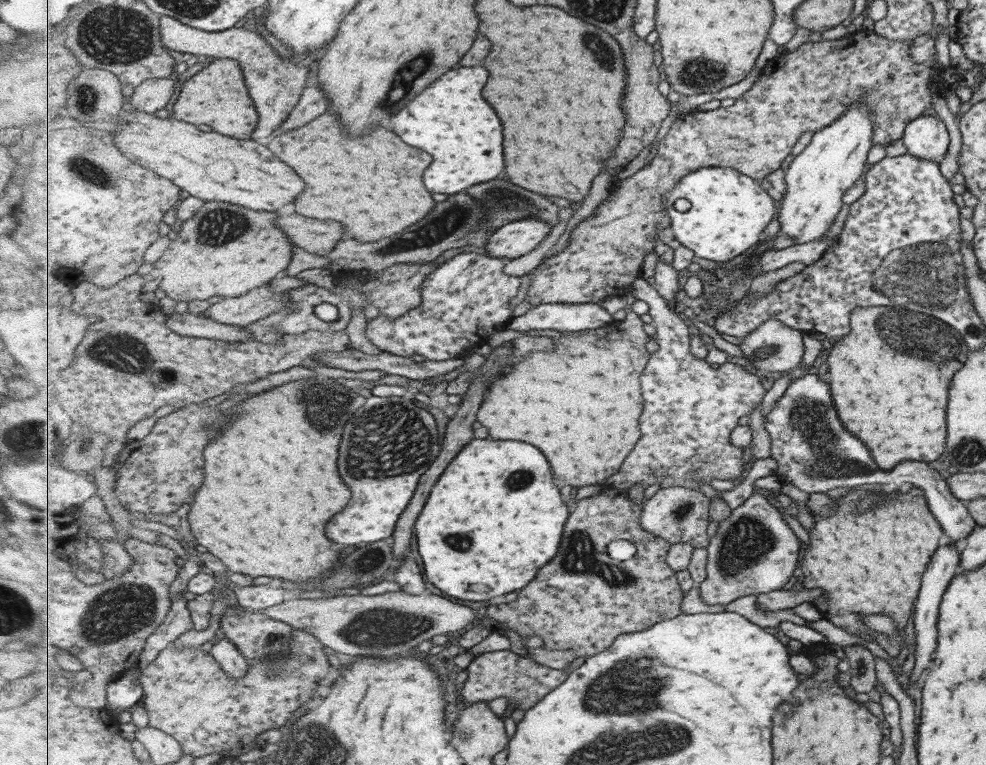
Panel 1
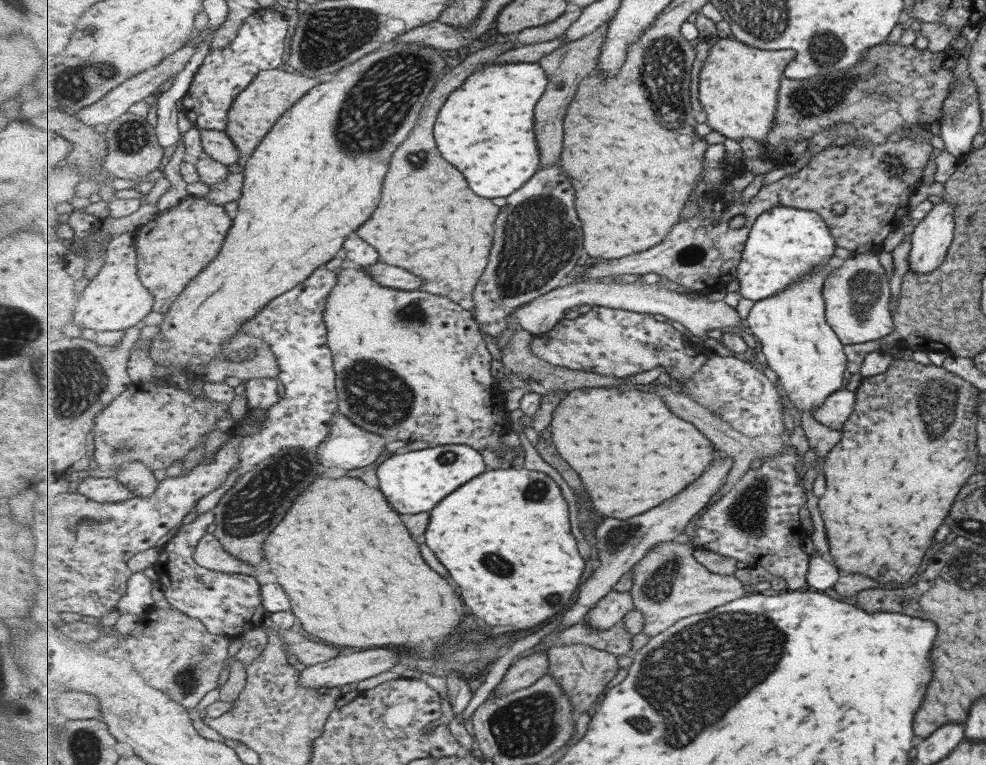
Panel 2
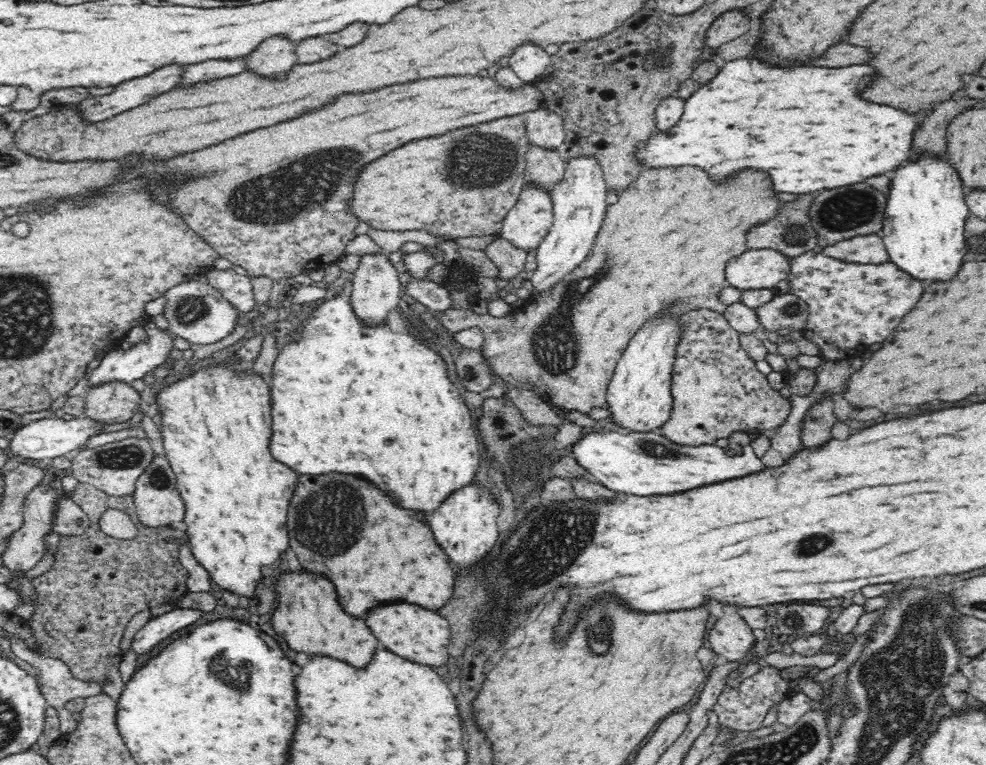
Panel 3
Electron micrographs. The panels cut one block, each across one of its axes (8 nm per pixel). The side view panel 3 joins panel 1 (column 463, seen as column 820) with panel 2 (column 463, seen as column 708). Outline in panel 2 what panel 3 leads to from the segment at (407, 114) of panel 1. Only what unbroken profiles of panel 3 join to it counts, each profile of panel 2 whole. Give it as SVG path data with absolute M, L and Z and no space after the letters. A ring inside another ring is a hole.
M519 62L515 64L485 64L481 70L477 70L475 74L471 74L467 78L467 82L455 92L449 96L449 100L445 102L445 106L441 108L441 114L439 114L439 120L437 120L437 126L435 126L435 134L437 134L437 144L439 144L439 150L445 154L445 158L449 158L449 162L453 162L463 174L465 178L469 178L469 184L473 186L473 190L483 196L483 198L507 198L511 196L513 192L517 192L521 186L525 186L533 176L535 176L535 168L539 168L539 162L541 162L541 156L539 156L539 146L535 144L537 142L537 134L535 134L535 106L539 102L539 98L545 94L545 88L547 88L547 76L545 76L545 70L539 66L539 64L529 64L529 62Z

